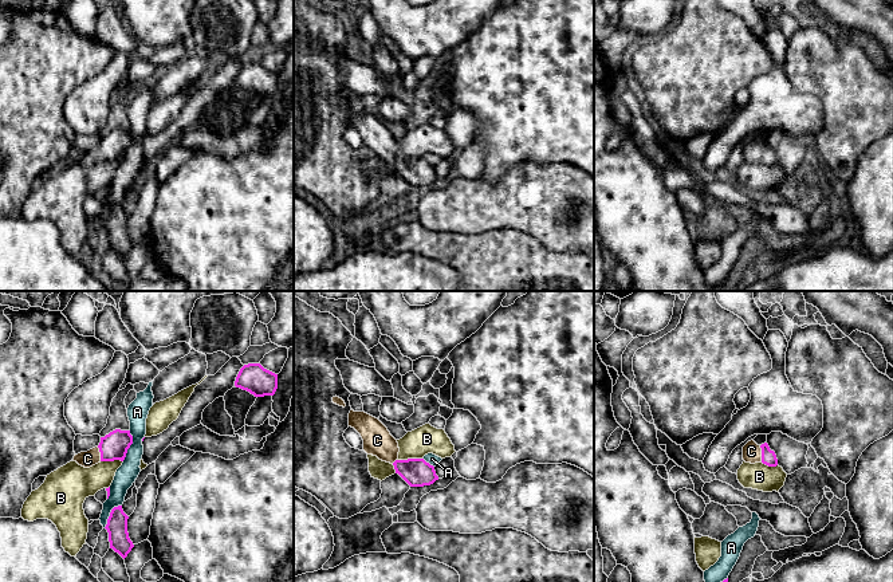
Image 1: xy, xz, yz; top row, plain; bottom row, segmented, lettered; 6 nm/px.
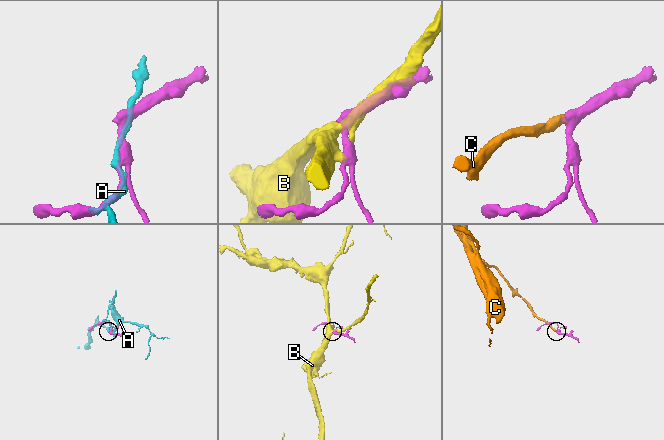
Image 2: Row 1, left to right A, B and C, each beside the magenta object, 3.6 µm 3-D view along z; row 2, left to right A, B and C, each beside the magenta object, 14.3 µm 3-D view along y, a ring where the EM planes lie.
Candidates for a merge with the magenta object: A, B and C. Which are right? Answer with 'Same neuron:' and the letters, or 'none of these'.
Same neuron: C

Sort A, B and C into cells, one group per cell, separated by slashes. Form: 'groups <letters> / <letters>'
groups A / B / C

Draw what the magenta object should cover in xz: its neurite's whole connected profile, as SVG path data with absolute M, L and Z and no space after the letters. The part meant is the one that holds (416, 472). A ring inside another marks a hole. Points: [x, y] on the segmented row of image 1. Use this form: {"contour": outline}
{"contour": "M365 412L349 413L349 426L354 428L363 440L363 451L379 460L394 465L398 473L410 487L430 485L438 476L434 467L424 459L398 459L398 443L388 428L375 417Z"}

